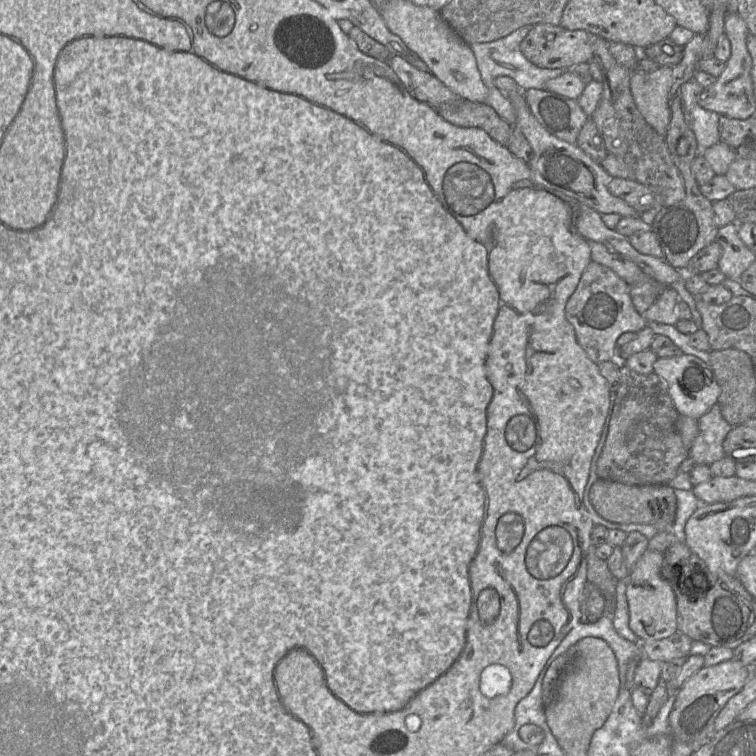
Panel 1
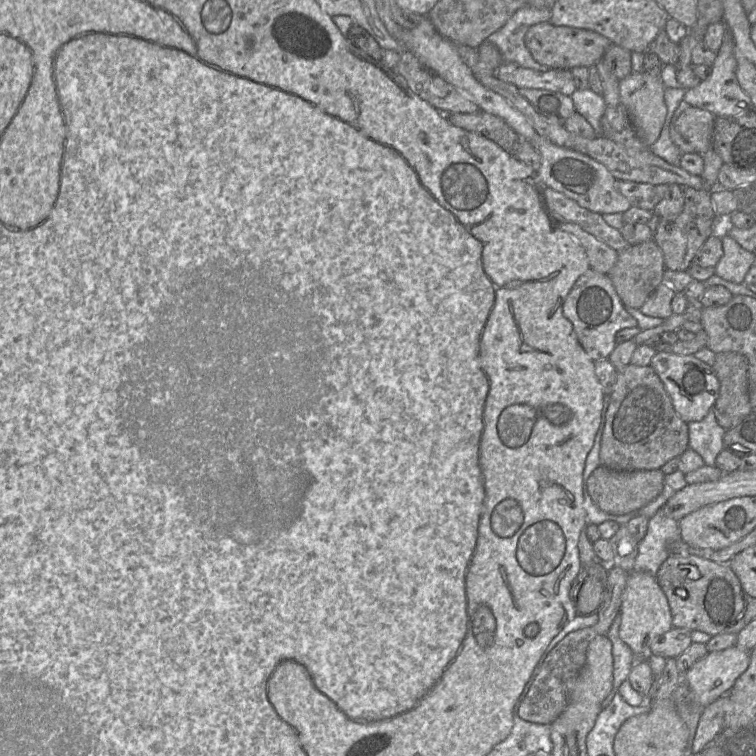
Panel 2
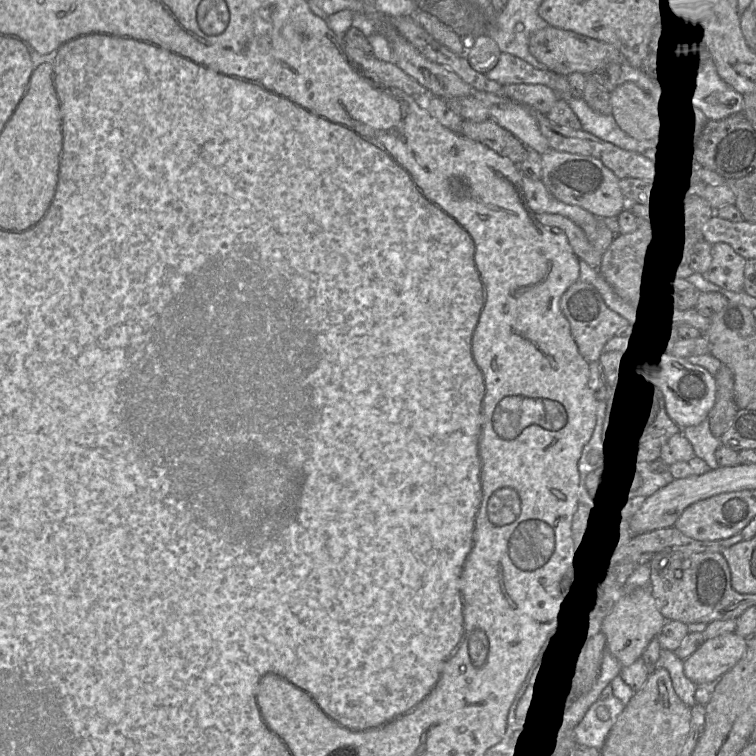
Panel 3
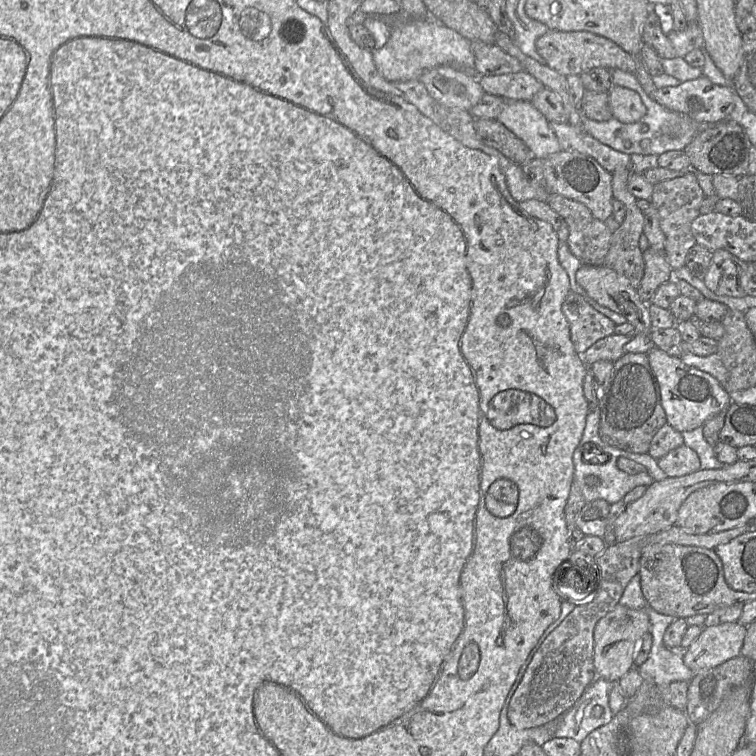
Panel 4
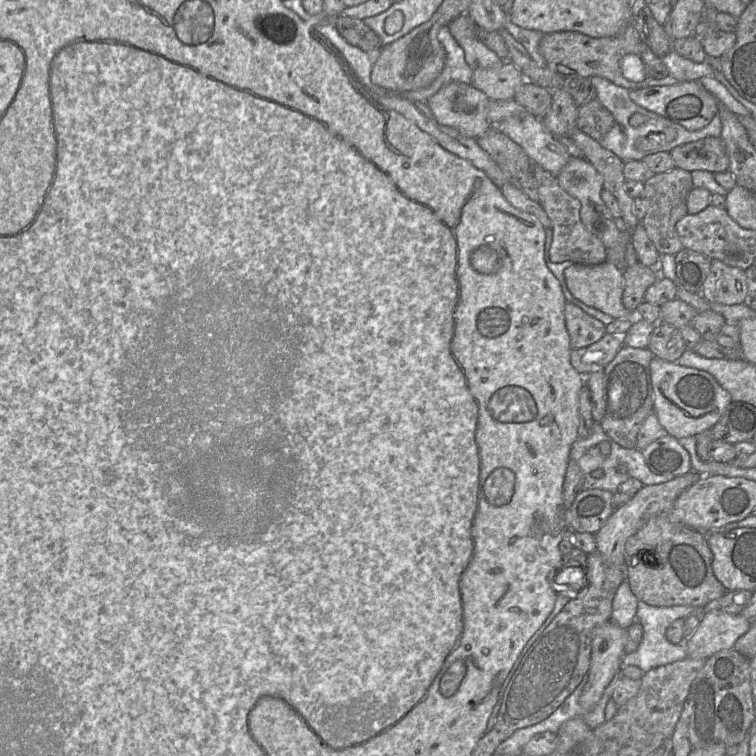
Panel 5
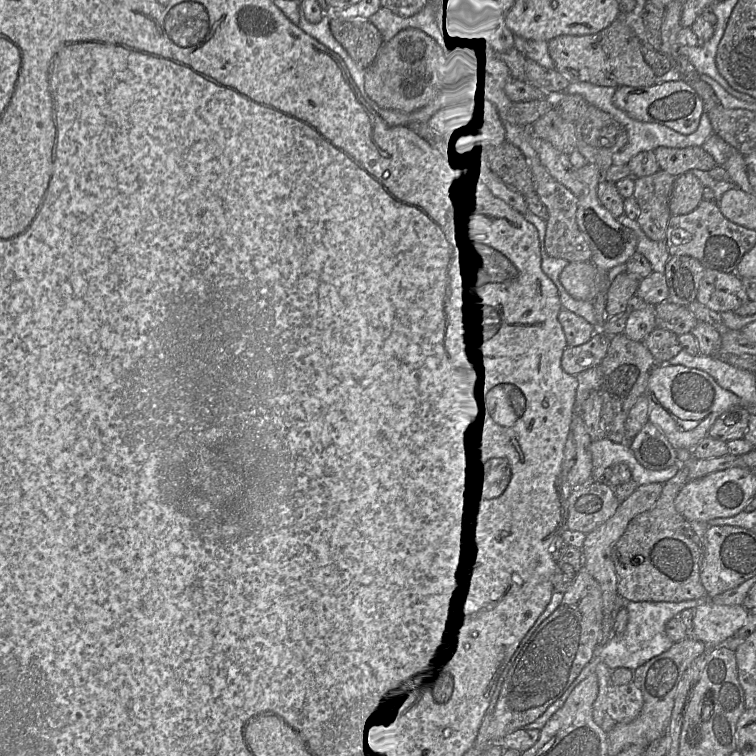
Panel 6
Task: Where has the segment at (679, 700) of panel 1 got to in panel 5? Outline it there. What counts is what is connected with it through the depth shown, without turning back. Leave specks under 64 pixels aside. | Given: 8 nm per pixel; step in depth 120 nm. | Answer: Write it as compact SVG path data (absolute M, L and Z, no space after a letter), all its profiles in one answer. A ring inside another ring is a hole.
M703 612L692 636L684 642L687 655L693 659L708 659L713 654L733 649L738 638L750 628L751 621L741 614Z

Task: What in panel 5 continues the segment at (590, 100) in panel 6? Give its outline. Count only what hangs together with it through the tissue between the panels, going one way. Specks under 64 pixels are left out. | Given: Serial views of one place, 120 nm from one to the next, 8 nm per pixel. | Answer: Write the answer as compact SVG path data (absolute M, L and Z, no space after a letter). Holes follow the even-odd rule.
M592 76L591 82L596 89L596 99L613 115L617 124L623 127L624 117L641 114L647 119L660 117L645 108L635 104L629 97L627 88L599 76Z

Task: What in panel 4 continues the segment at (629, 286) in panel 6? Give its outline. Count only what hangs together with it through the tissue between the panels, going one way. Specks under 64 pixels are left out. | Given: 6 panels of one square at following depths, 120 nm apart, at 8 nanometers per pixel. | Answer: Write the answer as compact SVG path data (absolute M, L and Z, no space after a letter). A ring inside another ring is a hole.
M648 248L643 252L643 259L644 275L637 291L643 302L651 303L657 288L673 279L673 269L663 252L656 252Z

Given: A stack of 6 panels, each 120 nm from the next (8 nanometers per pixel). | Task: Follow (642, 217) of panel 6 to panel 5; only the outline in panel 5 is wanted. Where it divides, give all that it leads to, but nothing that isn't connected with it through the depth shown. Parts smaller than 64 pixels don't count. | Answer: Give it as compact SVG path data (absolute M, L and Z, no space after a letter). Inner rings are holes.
M673 168L667 172L655 174L643 184L644 189L640 198L644 201L645 216L639 223L645 228L660 255L675 255L683 249L675 226L681 218L688 214L687 197L694 188L691 172Z

